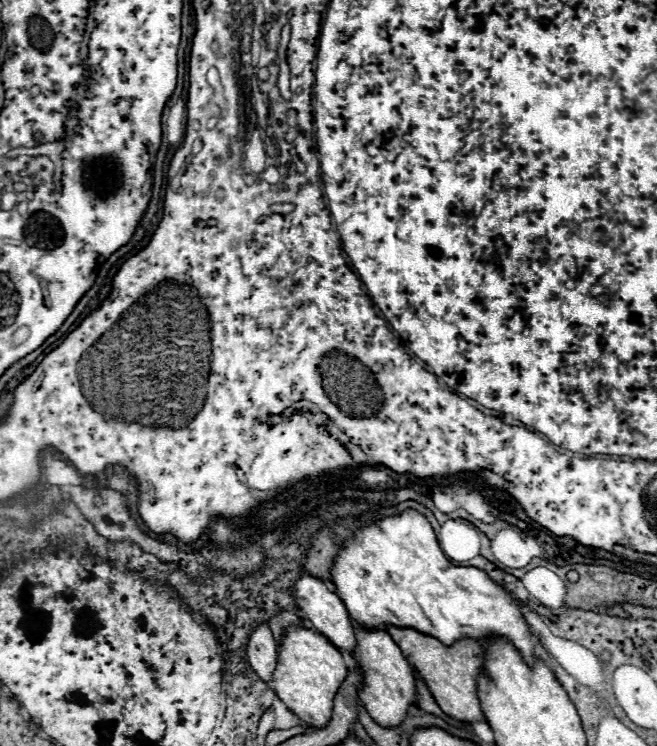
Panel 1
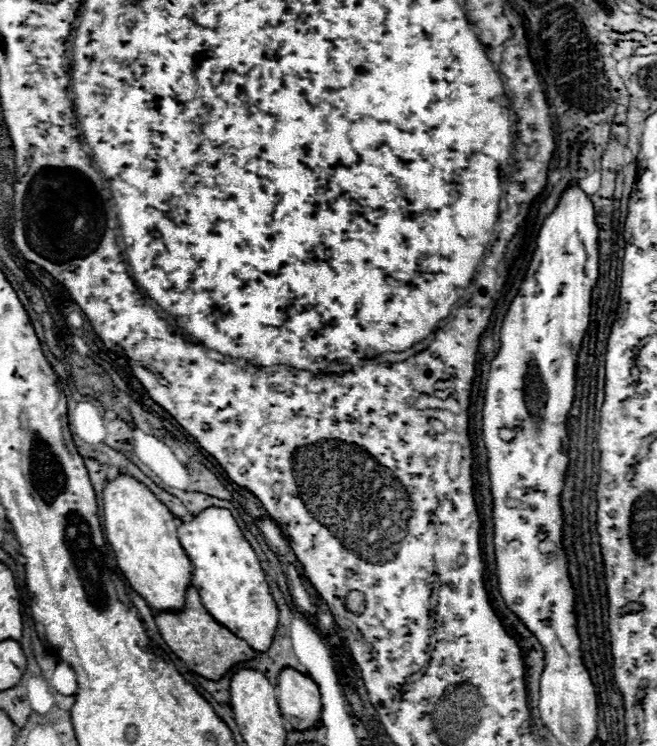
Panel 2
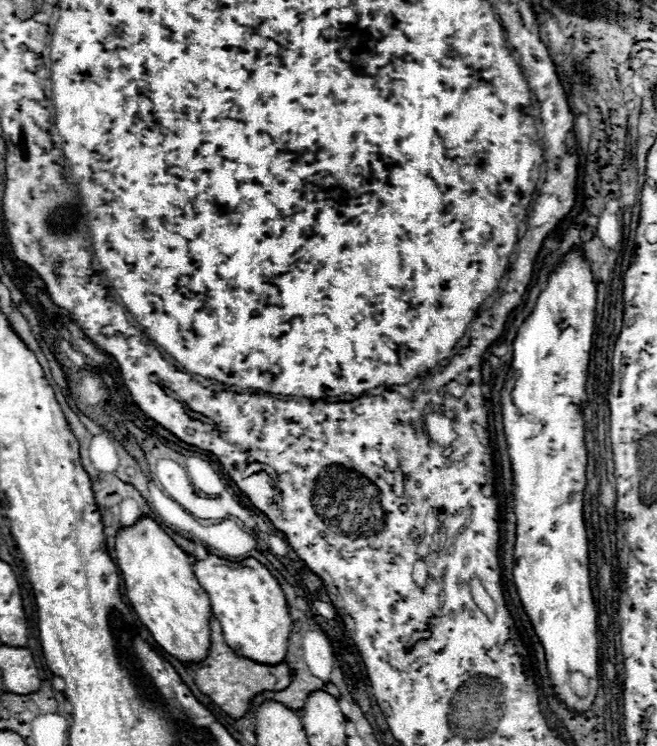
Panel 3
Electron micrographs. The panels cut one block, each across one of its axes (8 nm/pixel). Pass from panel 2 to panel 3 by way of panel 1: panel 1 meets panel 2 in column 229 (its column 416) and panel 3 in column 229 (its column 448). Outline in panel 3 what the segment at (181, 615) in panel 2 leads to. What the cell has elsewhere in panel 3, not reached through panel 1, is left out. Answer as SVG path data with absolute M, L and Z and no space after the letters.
M210 618L210 656L198 664L198 670L192 670L194 682L198 688L214 702L218 704L228 716L234 720L242 718L254 700L264 690L284 690L290 686L290 668L286 664L276 664L276 666L266 666L252 662L248 658L240 658L224 640L222 628L216 618Z

